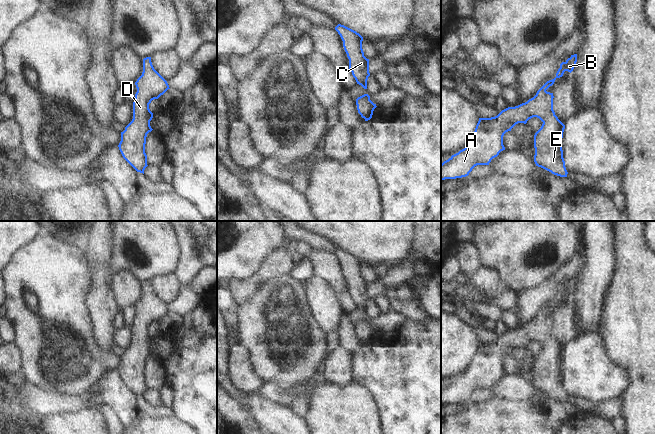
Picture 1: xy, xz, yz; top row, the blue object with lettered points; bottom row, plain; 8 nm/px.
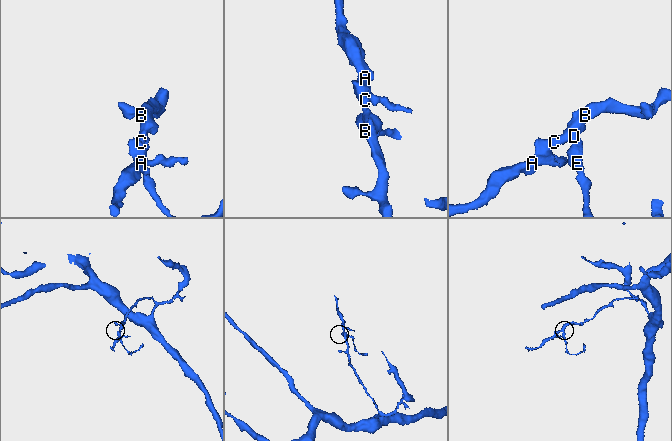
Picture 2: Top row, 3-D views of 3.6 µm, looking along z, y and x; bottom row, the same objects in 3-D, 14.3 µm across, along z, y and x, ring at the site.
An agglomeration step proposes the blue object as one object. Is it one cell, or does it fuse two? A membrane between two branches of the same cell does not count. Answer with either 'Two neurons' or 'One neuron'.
One neuron

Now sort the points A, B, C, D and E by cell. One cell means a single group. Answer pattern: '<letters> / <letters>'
A B C D E

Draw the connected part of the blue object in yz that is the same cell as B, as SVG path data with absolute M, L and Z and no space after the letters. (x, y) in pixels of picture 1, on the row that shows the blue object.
M577 54L571 55L565 62L560 64L556 77L547 81L536 93L536 95L527 102L515 107L508 107L502 110L497 116L491 118L479 118L475 131L468 145L458 153L452 155L448 160L441 164L441 181L445 179L462 178L469 175L472 169L477 165L489 165L491 160L505 150L503 145L503 136L506 132L518 123L526 124L533 117L539 118L543 124L534 135L534 162L536 166L541 167L554 175L567 177L567 170L563 158L562 138L565 125L558 119L553 110L553 93L546 90L552 86L557 78L563 76L565 71L572 72L577 62Z

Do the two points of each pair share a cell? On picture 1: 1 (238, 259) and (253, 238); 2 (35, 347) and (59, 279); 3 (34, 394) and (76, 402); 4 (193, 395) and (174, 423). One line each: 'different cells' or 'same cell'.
1: same cell
2: same cell
3: same cell
4: different cells

